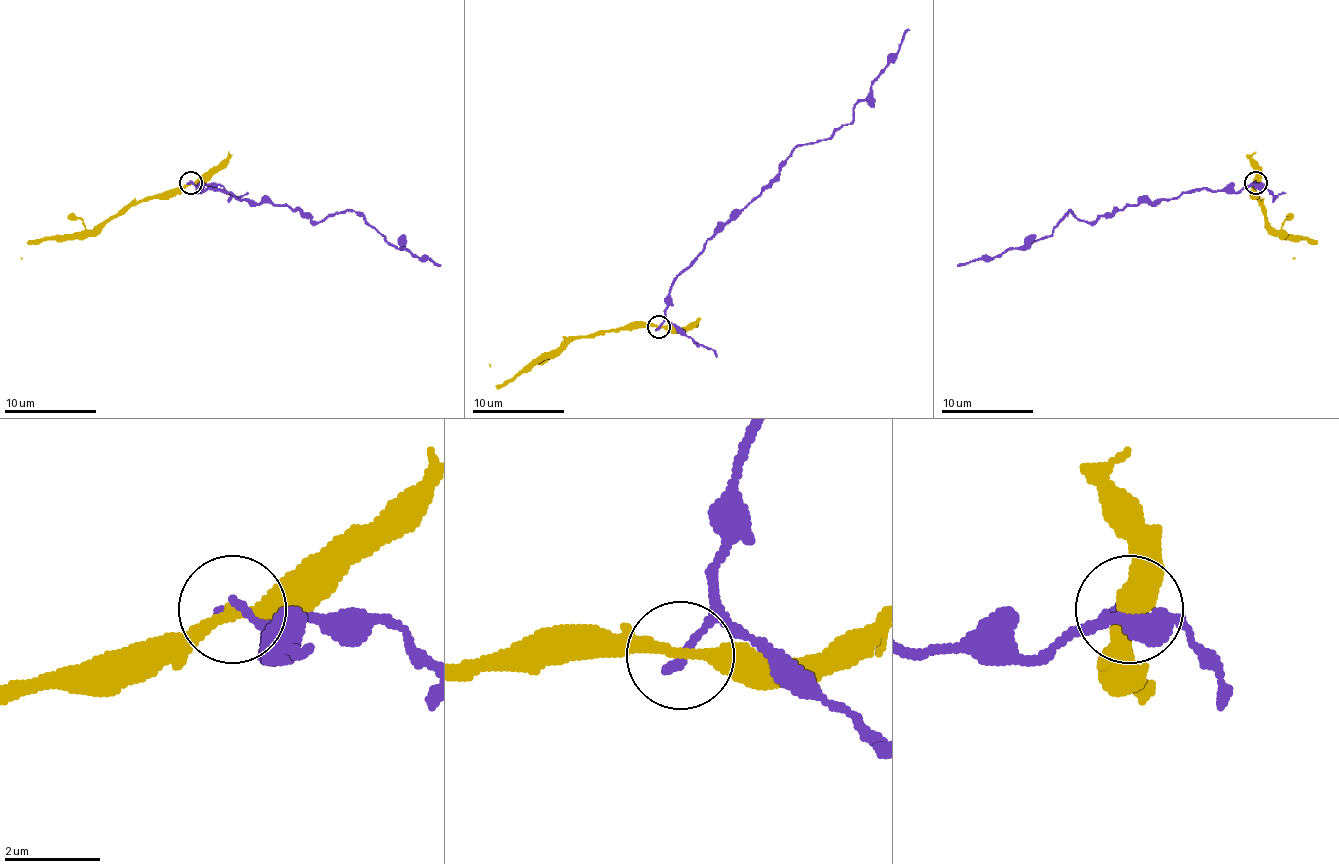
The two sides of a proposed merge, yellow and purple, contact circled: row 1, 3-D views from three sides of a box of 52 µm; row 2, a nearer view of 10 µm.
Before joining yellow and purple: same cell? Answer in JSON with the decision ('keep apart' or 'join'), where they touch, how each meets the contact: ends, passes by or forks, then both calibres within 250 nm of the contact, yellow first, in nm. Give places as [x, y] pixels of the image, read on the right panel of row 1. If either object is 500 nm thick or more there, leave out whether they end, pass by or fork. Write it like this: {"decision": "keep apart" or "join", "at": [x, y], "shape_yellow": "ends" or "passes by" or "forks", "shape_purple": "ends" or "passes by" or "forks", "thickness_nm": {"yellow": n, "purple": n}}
{"decision": "keep apart", "at": [1255, 183], "shape_yellow": "passes by", "shape_purple": "ends", "thickness_nm": {"yellow": 280, "purple": 200}}

